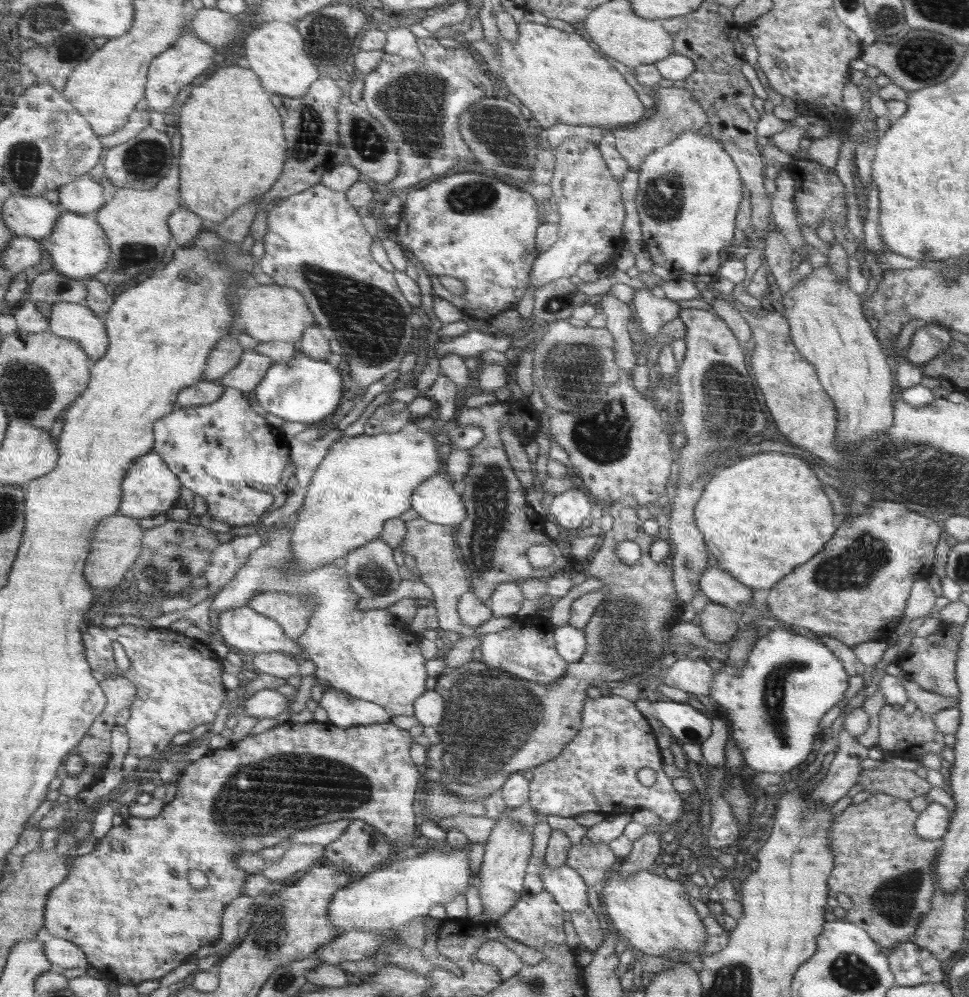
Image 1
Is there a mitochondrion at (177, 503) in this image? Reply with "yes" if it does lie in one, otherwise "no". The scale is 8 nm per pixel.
no

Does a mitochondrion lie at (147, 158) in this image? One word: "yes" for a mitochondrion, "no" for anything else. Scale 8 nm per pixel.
yes

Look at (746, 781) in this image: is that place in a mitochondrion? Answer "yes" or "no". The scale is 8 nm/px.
no

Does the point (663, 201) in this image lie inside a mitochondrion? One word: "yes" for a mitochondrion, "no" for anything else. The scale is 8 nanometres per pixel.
yes

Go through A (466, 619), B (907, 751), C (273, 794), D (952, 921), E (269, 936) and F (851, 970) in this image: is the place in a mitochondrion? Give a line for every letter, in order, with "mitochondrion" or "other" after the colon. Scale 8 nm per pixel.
A: other
B: other
C: mitochondrion
D: other
E: mitochondrion
F: mitochondrion

